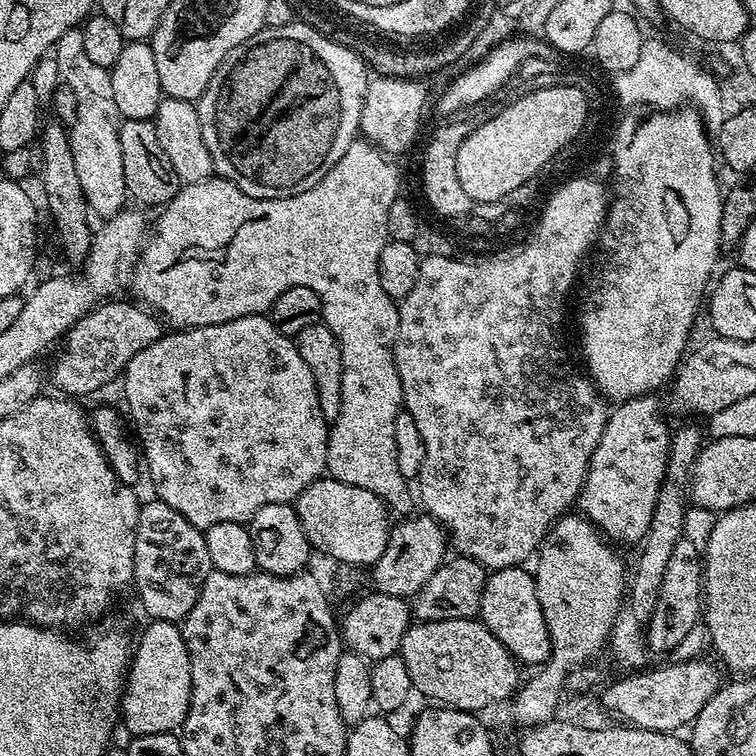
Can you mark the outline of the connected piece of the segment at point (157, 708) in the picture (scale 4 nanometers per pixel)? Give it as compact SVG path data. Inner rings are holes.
M152 620L149 625L140 641L135 641L120 697L122 728L132 736L176 732L184 723L192 697L192 663L181 625L171 620Z

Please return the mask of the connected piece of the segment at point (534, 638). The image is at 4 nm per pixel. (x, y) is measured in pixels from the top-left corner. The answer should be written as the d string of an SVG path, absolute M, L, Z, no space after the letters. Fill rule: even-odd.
M527 567L495 569L485 579L480 603L479 619L510 650L521 665L545 665L552 654L552 639L546 626L546 618L542 614L542 602L538 602L536 577Z

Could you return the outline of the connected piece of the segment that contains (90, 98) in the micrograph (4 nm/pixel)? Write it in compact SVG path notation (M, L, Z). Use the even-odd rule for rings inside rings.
M79 27L66 30L66 34L62 34L62 38L58 38L54 49L54 57L58 64L58 74L60 75L60 83L63 87L74 90L74 99L78 102L78 118L74 118L74 122L70 125L70 131L68 137L70 138L70 154L74 156L74 167L78 170L78 182L82 182L82 190L84 191L84 197L88 203L89 209L93 213L96 212L100 215L100 218L107 218L110 216L116 216L125 207L124 200L126 201L126 193L124 191L124 175L122 174L122 152L121 146L118 142L118 134L120 133L120 124L118 121L121 119L118 106L114 106L114 89L110 86L110 71L102 66L94 66L94 62L90 62L90 58L86 55L86 49L84 49L82 43L82 34Z

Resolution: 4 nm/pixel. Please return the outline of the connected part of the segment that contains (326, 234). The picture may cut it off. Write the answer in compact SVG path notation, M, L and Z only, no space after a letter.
M358 138L352 143L350 150L346 150L346 154L342 154L340 161L328 171L326 178L322 178L322 182L318 182L318 186L310 186L310 190L302 190L302 194L294 194L286 198L254 198L250 194L238 190L238 186L234 186L234 182L217 175L213 175L212 179L206 182L185 184L169 204L163 205L161 212L164 213L157 218L156 229L153 232L151 229L150 235L143 243L130 273L130 281L132 280L133 294L131 293L131 295L143 307L155 312L161 321L172 330L214 326L222 322L230 322L234 318L246 318L247 316L263 316L271 313L274 302L278 302L278 298L282 294L286 294L286 290L290 290L290 286L310 286L310 290L314 290L314 294L318 294L324 307L323 324L338 338L338 346L342 350L342 366L344 367L342 370L342 404L338 410L338 418L331 421L328 429L327 475L338 482L346 482L350 486L362 486L362 490L370 490L384 501L389 513L396 515L397 512L397 517L404 518L413 511L414 492L413 489L412 492L408 489L409 481L398 470L398 450L394 442L394 422L398 422L398 414L402 411L404 402L402 382L398 378L398 370L396 369L396 335L398 334L400 310L397 301L393 300L390 294L386 294L386 290L382 290L382 278L378 278L378 258L390 239L388 235L390 206L394 206L394 202L401 195L400 172L392 160L395 159L389 158L381 152L375 144Z

